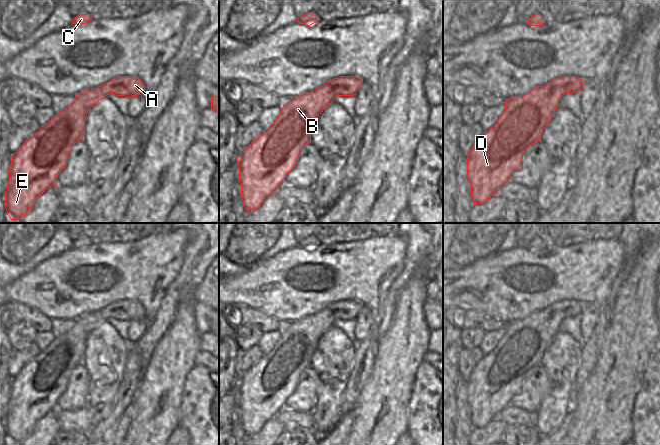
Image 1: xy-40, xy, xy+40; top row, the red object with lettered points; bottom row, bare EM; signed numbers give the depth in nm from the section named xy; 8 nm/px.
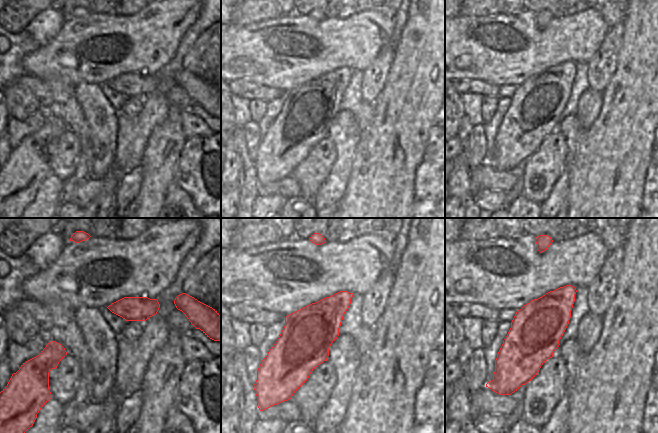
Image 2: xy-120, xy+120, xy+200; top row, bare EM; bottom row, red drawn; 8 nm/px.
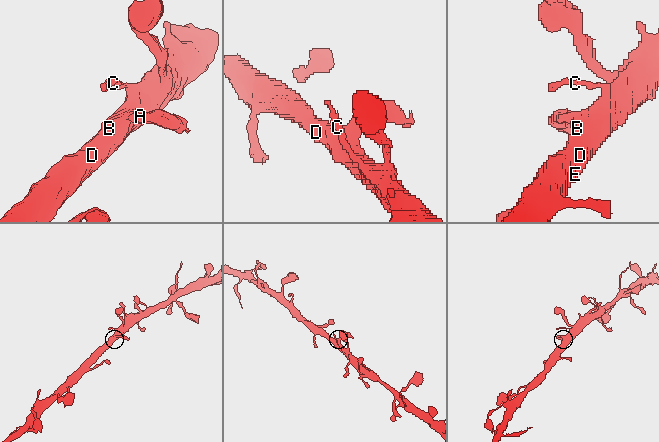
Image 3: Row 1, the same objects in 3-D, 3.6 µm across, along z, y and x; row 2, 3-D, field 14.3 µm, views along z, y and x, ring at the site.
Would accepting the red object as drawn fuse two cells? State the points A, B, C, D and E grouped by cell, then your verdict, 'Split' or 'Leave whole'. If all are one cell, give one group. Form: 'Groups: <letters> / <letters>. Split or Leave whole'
Groups: A B C D E. Leave whole

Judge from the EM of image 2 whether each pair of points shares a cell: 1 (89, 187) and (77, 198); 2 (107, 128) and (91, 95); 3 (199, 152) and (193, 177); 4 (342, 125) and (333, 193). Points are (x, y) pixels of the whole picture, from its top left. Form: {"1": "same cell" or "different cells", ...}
{"1": "same cell", "2": "same cell", "3": "same cell", "4": "same cell"}

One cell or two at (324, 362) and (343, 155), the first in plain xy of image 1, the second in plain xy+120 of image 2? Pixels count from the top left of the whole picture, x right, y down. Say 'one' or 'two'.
one

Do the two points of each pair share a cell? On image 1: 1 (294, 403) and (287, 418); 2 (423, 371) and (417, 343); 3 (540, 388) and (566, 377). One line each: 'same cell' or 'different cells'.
1: different cells
2: different cells
3: different cells

